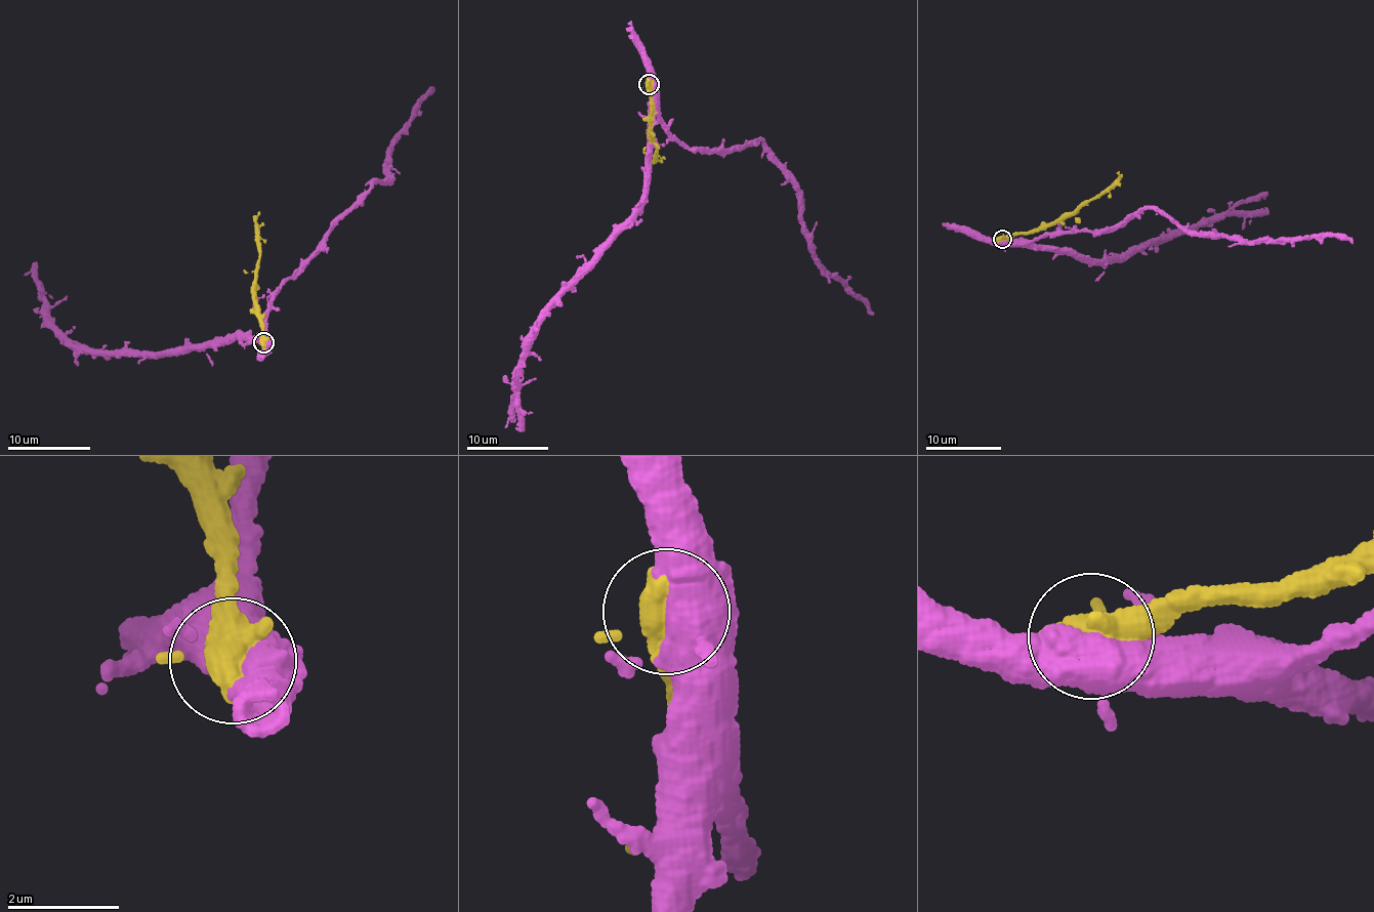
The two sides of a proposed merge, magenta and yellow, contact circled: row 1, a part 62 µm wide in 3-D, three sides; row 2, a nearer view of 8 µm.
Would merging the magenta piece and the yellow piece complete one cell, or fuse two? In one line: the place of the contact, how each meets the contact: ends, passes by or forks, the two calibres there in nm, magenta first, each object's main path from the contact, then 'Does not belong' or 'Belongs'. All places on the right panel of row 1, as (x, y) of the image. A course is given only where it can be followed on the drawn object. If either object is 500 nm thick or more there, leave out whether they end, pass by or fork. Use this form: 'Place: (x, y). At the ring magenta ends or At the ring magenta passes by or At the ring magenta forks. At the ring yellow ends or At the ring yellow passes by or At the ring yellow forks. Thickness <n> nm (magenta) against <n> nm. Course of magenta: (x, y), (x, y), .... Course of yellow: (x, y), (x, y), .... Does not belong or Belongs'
Place: (1002, 239). Thickness 400 nm (magenta) against 700 nm. Course of magenta: (1002, 239), (1094, 235), (1149, 207), (1194, 233), (1223, 233), (1242, 244), (1337, 235), (1352, 244). Course of yellow: (1002, 239), (1062, 221), (1117, 178), (1118, 172). Does not belong

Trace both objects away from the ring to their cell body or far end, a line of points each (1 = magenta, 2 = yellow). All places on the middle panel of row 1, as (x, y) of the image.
1: (650, 84), (665, 132), (689, 148), (730, 152), (757, 138), (763, 142), (794, 189), (812, 254), (874, 315)
2: (650, 84), (648, 137), (657, 146), (655, 154)

